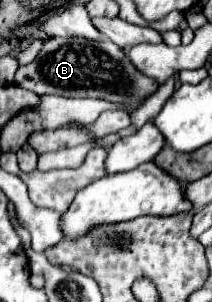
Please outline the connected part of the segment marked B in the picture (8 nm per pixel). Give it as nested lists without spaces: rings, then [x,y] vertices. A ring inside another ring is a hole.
[[[51,37],[35,63],[17,69],[17,85],[37,95],[51,93],[61,97],[97,97],[113,103],[127,103],[131,109],[157,89],[157,81],[137,73],[127,53],[105,37],[95,41],[79,37]]]

